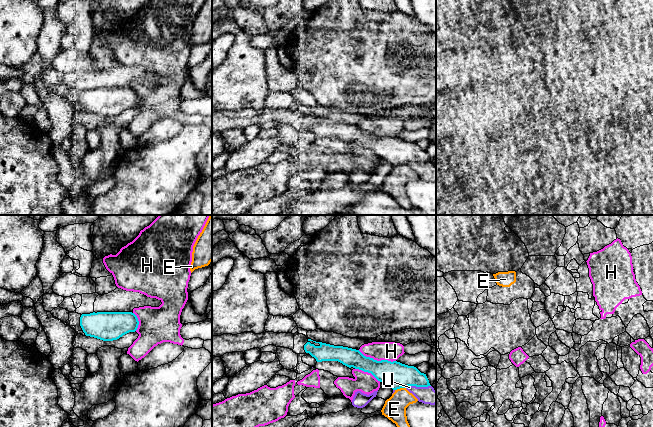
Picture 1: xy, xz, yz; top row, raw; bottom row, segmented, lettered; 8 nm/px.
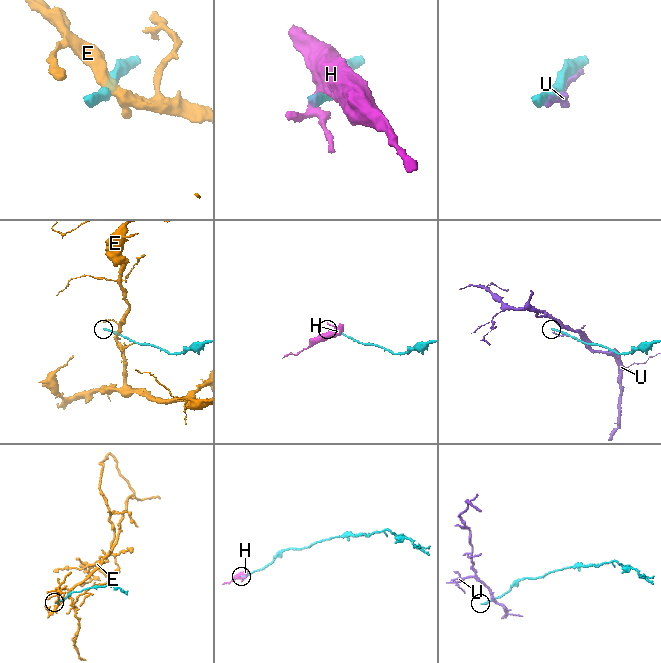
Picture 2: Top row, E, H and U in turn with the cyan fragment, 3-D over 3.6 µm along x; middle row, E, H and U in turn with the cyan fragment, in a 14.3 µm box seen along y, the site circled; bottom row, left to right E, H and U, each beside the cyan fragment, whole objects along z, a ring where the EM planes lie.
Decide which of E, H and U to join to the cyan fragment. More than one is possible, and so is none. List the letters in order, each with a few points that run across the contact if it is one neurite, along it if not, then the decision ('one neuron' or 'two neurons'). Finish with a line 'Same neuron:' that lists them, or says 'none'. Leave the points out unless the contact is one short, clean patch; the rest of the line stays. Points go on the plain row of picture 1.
E: two neurons
H: two neurons
U: two neurons
Same neuron: none

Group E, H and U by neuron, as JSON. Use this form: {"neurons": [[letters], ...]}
{"neurons": [["E"], ["H"], ["U"]]}

